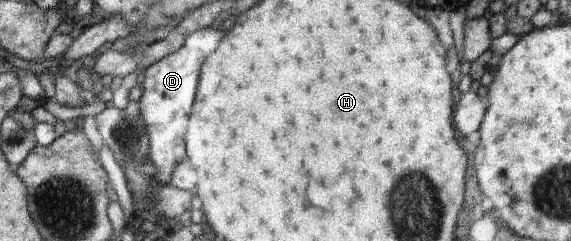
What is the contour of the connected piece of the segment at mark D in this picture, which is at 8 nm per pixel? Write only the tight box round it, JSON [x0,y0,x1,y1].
[138,27,224,185]

